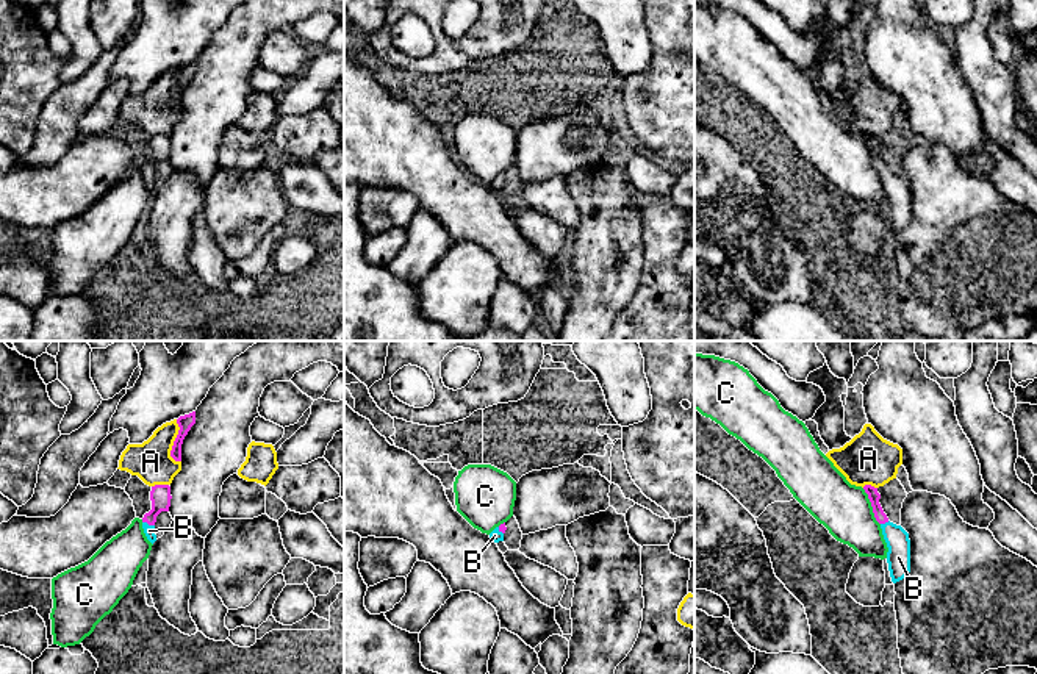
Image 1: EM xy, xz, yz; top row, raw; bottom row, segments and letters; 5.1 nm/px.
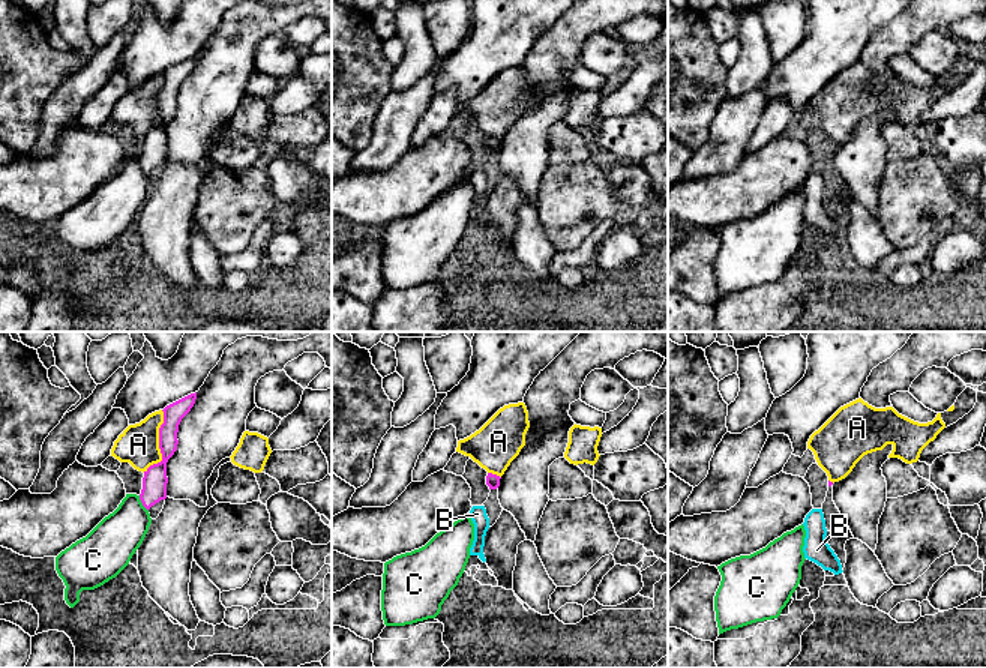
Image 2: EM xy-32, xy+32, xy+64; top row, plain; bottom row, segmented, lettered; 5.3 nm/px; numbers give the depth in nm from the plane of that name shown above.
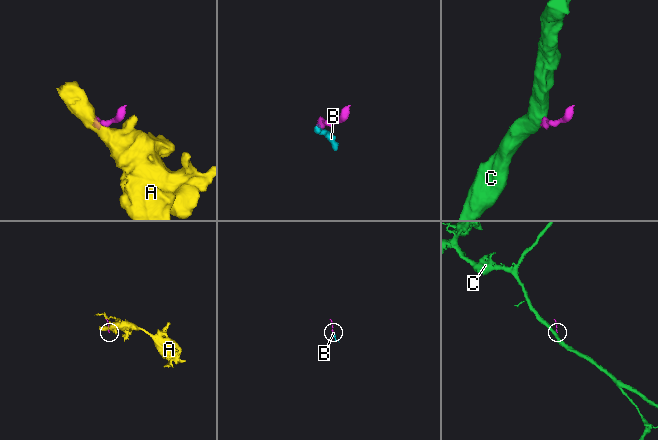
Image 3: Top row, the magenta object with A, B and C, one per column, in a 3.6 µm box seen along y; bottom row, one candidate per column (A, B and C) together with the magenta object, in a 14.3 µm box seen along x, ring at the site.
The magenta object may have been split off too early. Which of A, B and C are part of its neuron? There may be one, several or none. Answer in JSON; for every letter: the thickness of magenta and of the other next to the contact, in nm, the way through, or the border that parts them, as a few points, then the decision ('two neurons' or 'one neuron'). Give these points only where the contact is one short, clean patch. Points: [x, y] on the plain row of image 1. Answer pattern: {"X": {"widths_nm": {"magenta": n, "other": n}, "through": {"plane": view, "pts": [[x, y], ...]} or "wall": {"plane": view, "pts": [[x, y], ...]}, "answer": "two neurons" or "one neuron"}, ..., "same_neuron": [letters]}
{"A": {"widths_nm": {"magenta": 80, "other": 200}, "wall": {"plane": "xy", "pts": [[177, 69], [179, 80], [171, 105], [180, 111]]}, "answer": "two neurons"}, "B": {"widths_nm": {"magenta": 110, "other": 60}, "through": {"plane": "xy", "pts": [[160, 144], [160, 152], [149, 174], [149, 180]]}, "answer": "one neuron"}, "C": {"widths_nm": {"magenta": 60, "other": 280}, "wall": {"plane": "yz", "pts": [[862, 138], [879, 174]]}, "answer": "two neurons"}, "same_neuron": ["B"]}

